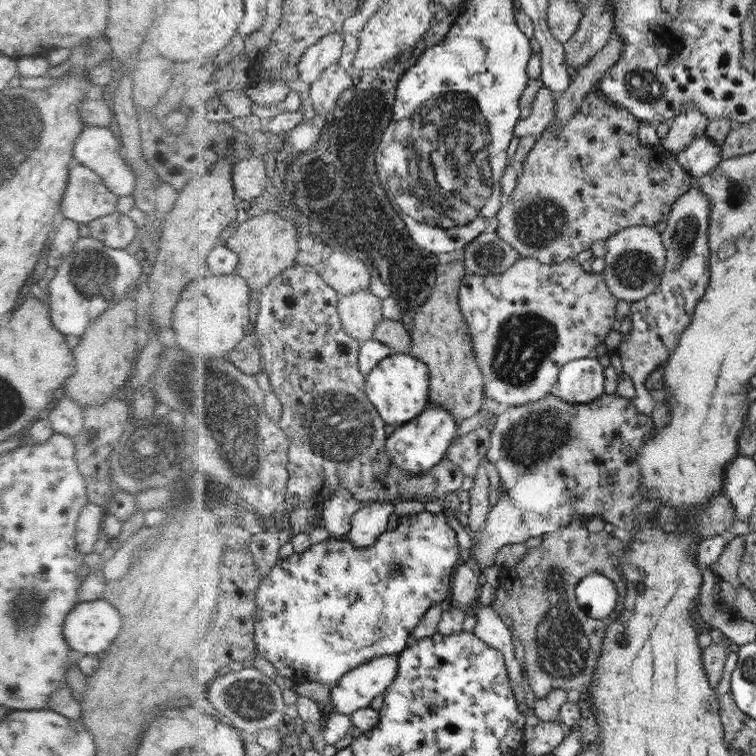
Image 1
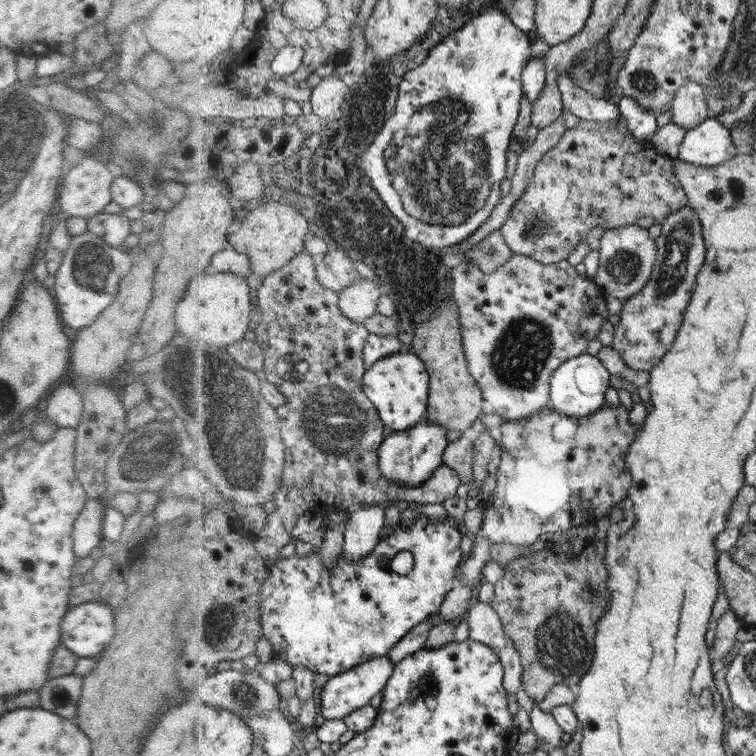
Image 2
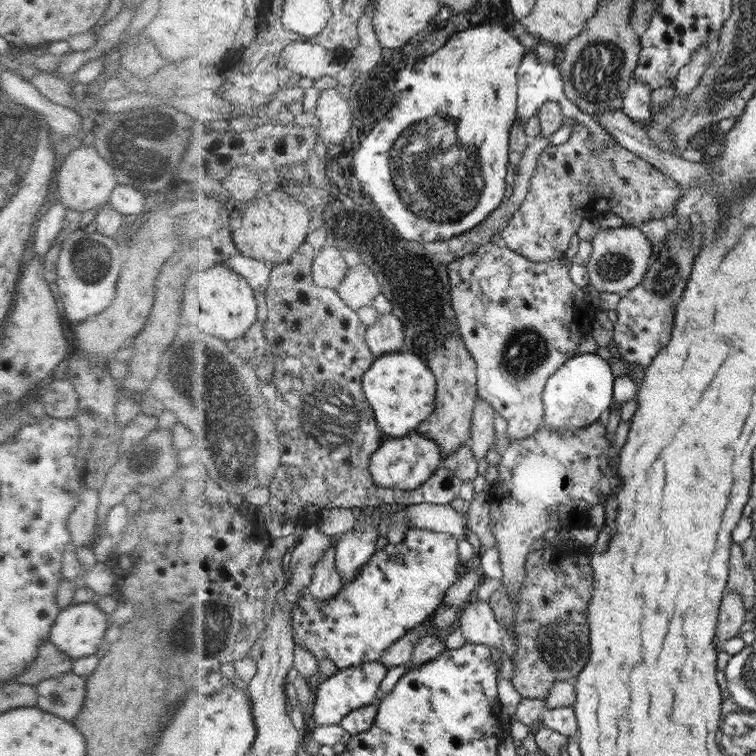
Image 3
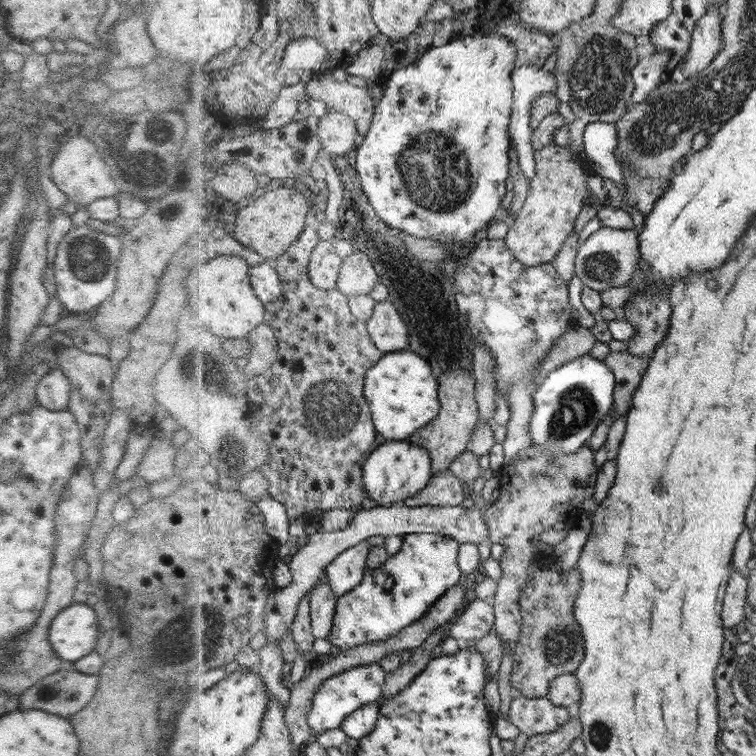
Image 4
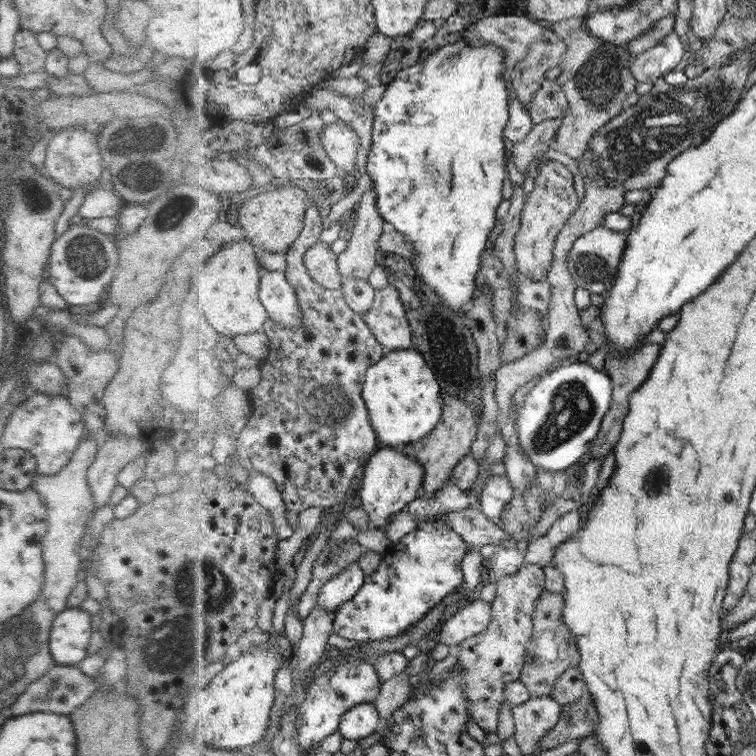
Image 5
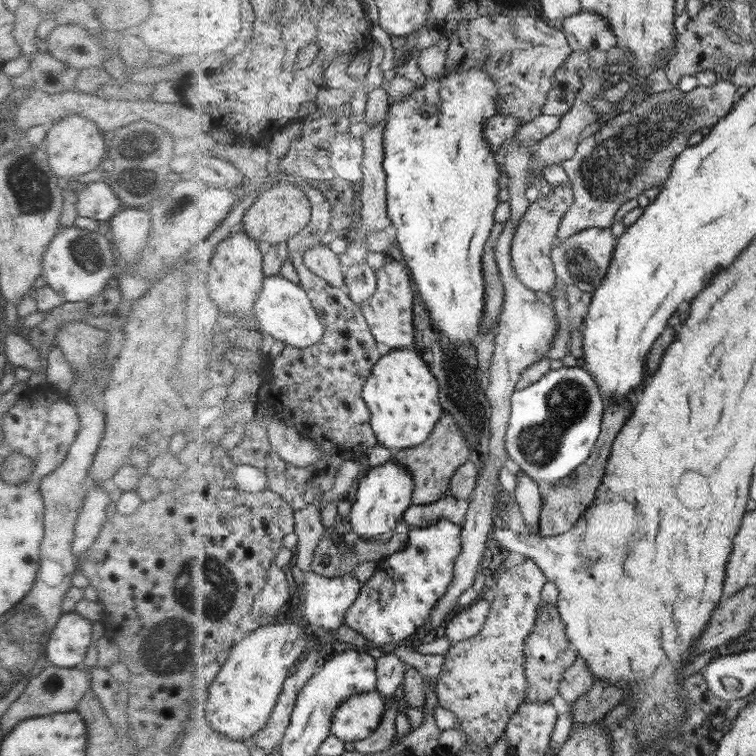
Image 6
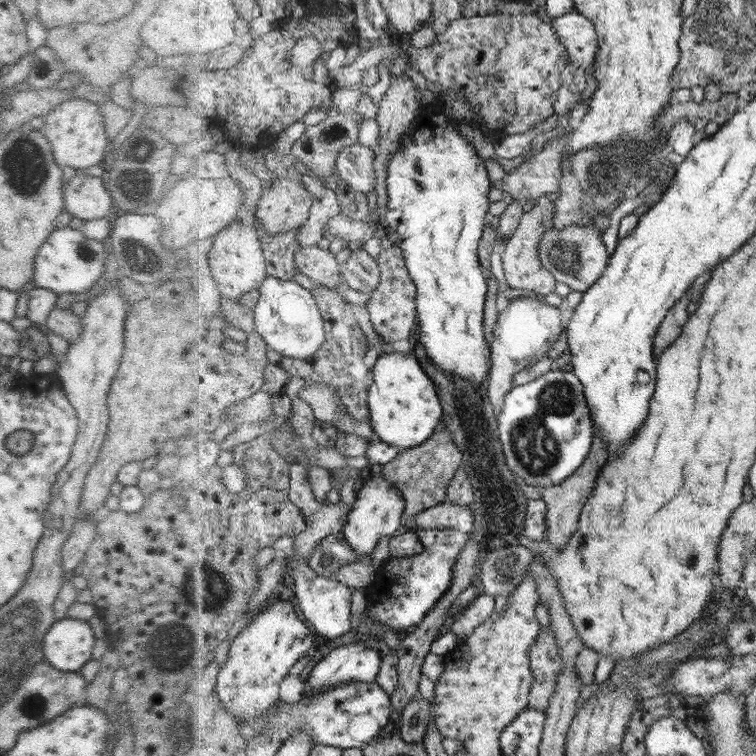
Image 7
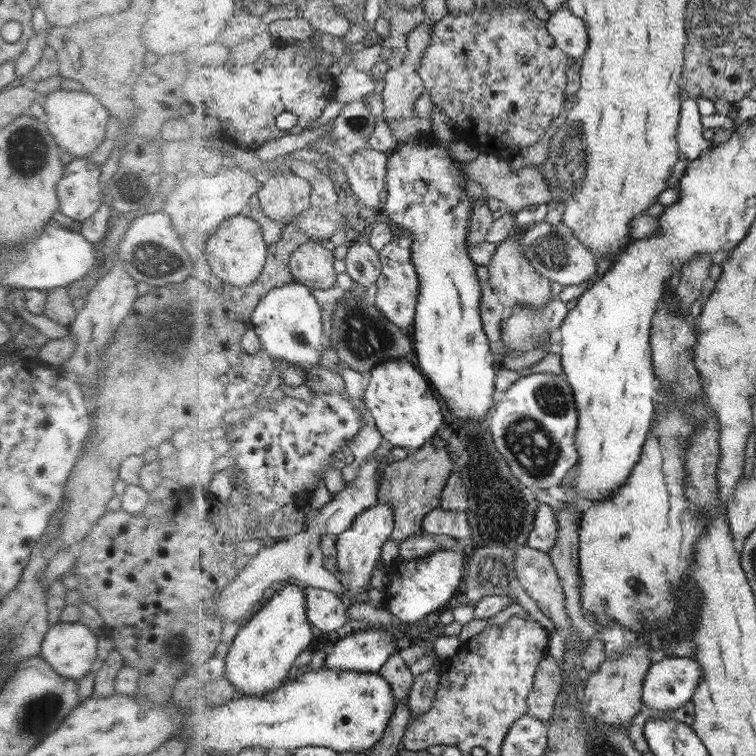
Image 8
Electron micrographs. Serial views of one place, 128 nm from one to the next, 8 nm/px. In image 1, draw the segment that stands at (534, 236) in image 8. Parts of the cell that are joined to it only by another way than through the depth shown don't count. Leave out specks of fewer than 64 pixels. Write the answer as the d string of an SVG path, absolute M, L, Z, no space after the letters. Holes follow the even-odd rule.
M632 226L606 240L605 267L602 274L612 293L629 303L652 294L665 272L666 251L661 234L651 226Z

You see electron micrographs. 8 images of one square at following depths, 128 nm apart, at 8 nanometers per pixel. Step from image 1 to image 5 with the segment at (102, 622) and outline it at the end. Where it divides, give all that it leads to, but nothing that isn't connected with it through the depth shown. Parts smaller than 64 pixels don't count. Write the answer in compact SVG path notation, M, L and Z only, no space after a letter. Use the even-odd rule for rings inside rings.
M79 607L60 612L50 631L49 650L58 665L78 665L87 656L91 616Z

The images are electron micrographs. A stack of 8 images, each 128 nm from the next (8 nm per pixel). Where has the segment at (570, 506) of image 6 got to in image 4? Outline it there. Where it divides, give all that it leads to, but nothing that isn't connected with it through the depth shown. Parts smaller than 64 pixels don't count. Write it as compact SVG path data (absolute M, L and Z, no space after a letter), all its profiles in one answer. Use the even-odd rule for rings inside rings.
M614 351L607 354L603 360L606 366L616 375L616 399L613 408L616 412L614 421L630 410L630 400L634 391L641 384L643 374L648 368L651 355L634 356L627 351Z

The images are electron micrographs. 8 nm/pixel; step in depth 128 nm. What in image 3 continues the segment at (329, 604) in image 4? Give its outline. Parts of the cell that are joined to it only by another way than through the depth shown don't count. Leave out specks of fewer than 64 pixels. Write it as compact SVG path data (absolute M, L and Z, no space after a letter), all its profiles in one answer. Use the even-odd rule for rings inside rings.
M337 546L328 549L325 557L316 566L316 576L314 576L310 590L312 590L314 598L320 602L328 602L328 600L336 598L345 586L342 572L336 566L337 554Z

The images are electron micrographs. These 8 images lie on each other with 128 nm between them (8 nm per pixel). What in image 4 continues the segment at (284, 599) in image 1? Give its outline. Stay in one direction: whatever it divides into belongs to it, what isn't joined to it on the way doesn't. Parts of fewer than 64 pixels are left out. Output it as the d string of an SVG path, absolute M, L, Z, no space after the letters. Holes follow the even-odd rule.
M416 533L403 538L403 545L396 554L392 555L380 568L368 568L366 580L356 590L339 598L337 614L334 620L329 641L337 645L341 651L350 651L358 646L394 638L416 622L429 614L429 610L445 596L450 589L458 585L460 570L456 564L458 541L448 535ZM388 576L394 578L395 585L386 588Z

